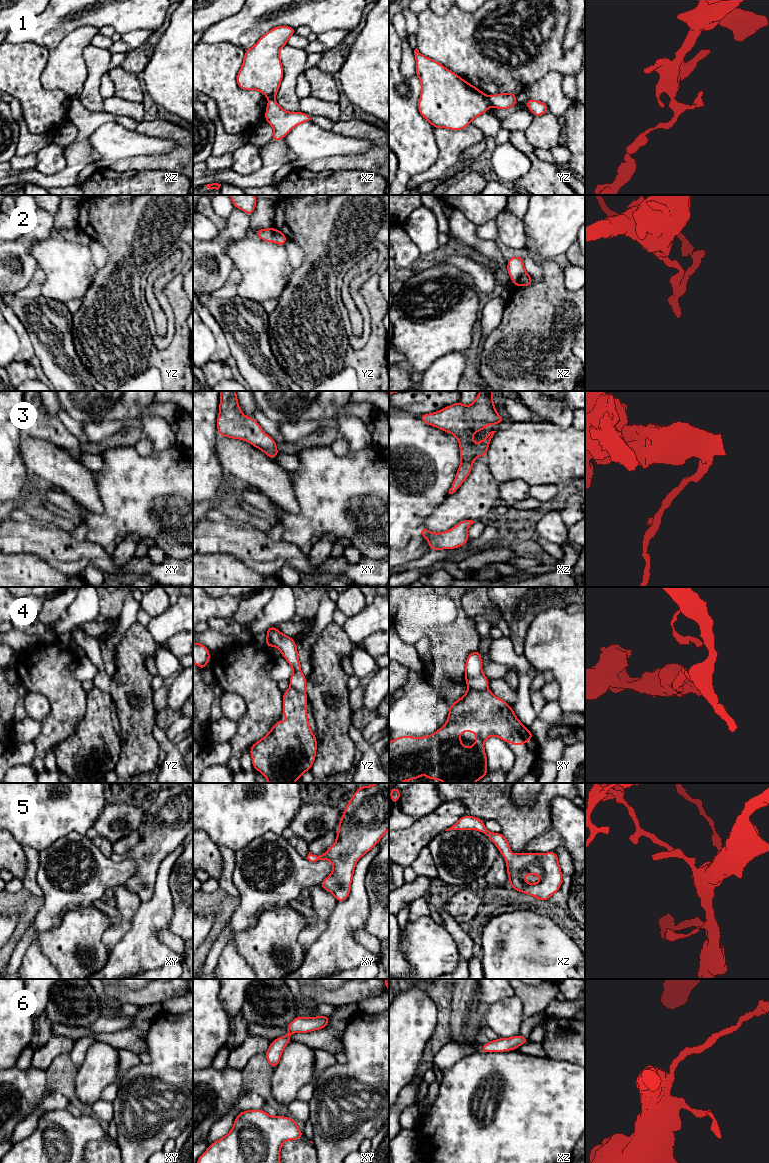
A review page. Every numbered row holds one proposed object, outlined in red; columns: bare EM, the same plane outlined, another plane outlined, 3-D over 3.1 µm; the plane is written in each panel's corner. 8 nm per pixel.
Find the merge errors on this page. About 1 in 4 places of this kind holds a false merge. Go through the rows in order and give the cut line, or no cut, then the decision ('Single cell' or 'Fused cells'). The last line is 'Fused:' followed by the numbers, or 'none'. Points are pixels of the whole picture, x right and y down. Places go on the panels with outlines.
1: Split along yz (487, 96), (491, 105). Fused cells
2: No split. Single cell
3: No split. Single cell
4: Split along xy (469, 687), (475, 690), (487, 689). Fused cells
5: No split. Single cell
6: No split. Single cell
Fused: 1, 4

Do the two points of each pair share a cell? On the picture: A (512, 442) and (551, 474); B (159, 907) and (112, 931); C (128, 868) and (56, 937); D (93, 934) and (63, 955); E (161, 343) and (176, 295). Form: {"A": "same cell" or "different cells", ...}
{"A": "same cell", "B": "different cells", "C": "different cells", "D": "same cell", "E": "different cells"}

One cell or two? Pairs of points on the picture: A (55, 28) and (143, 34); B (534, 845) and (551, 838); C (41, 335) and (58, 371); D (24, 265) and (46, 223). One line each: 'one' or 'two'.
A: two
B: one
C: one
D: one

